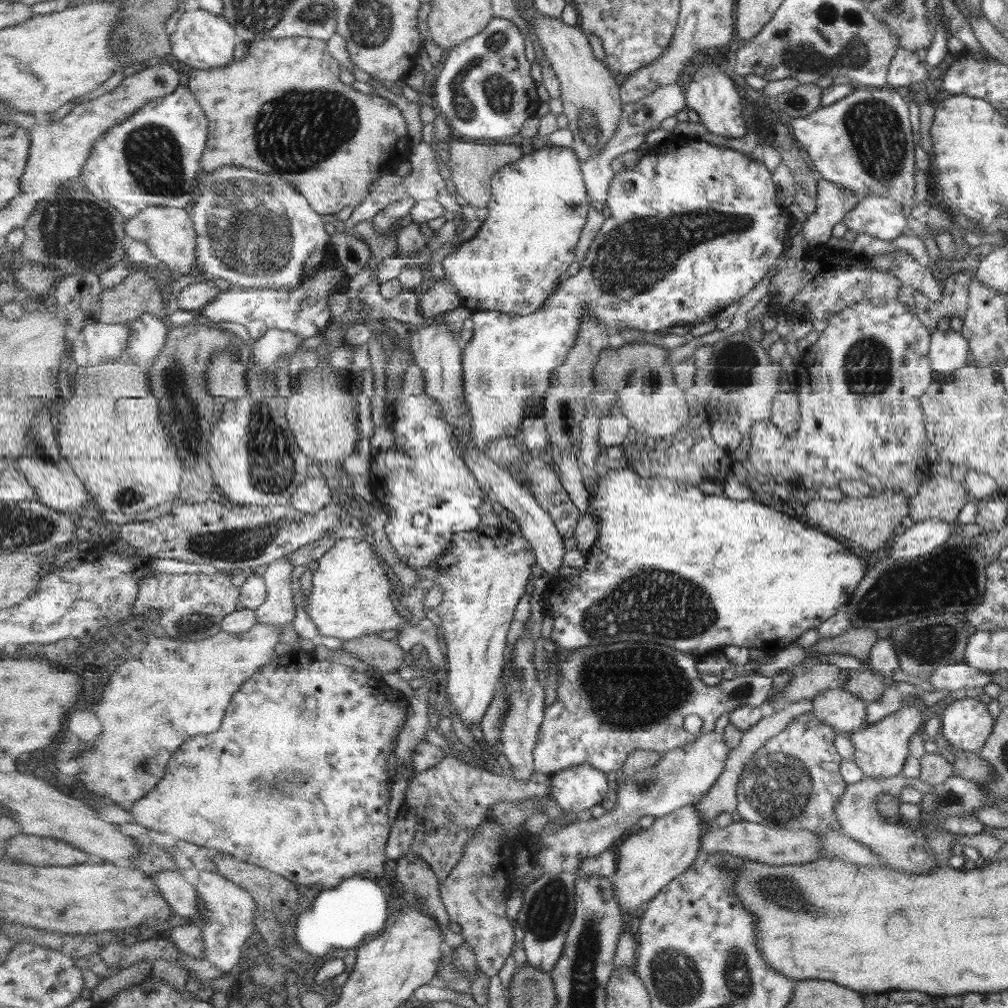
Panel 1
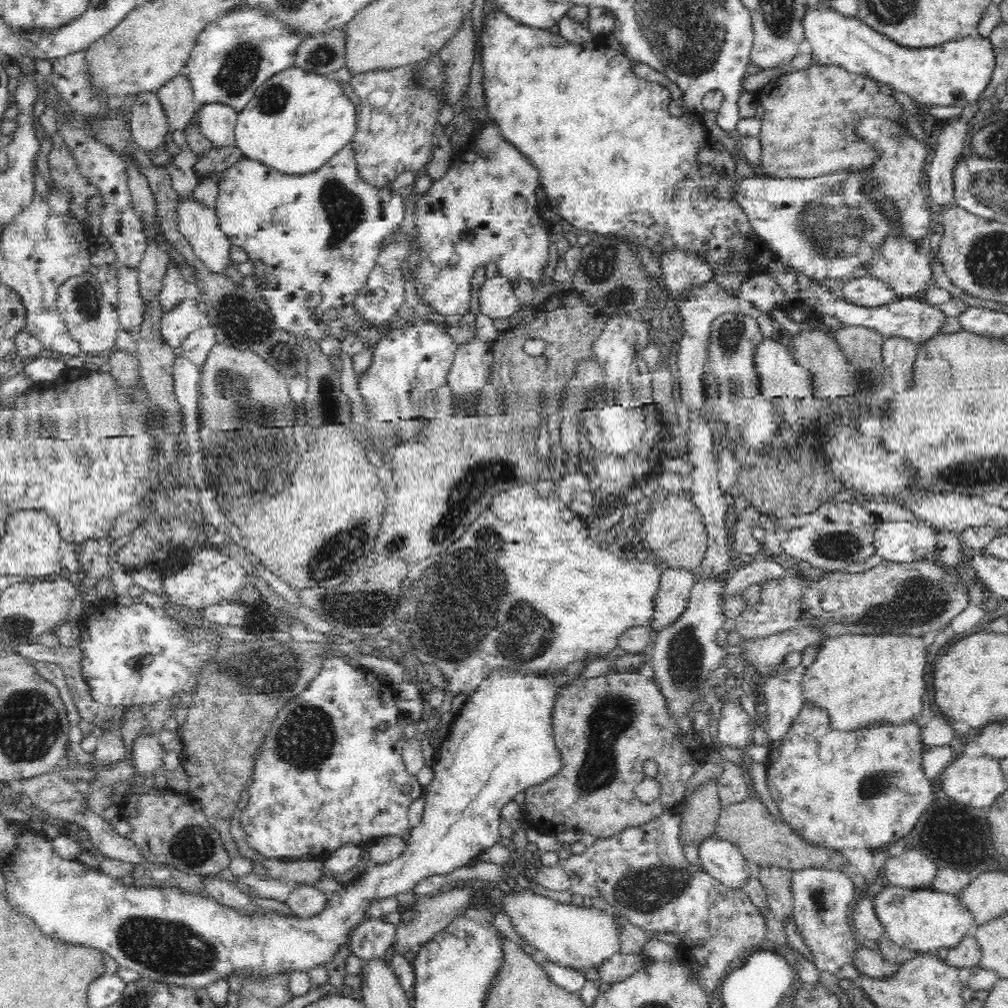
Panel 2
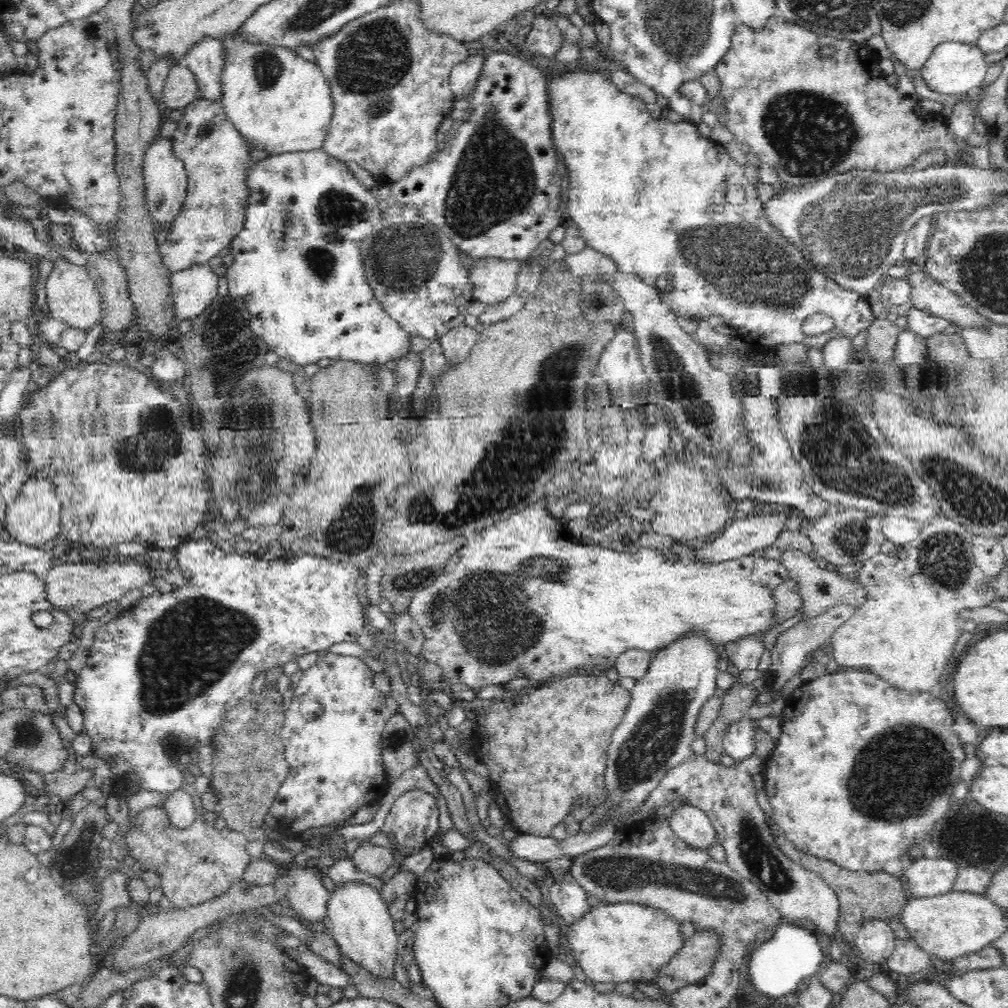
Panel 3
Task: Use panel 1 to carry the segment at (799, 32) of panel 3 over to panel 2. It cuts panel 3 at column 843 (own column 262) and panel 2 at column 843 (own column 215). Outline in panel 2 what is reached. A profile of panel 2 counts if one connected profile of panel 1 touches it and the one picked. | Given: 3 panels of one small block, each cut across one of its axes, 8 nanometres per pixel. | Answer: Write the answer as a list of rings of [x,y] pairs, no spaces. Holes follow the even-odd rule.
[[[811,64],[804,70],[784,74],[782,78],[774,78],[760,89],[760,92],[753,93],[755,102],[764,109],[764,118],[758,136],[761,144],[759,165],[764,168],[763,176],[808,179],[832,174],[838,170],[856,173],[868,168],[876,160],[876,151],[868,143],[860,141],[860,137],[856,137],[854,133],[856,124],[862,118],[875,115],[892,119],[903,126],[908,123],[903,106],[893,95],[881,94],[877,83],[870,77],[847,72],[838,65]]]

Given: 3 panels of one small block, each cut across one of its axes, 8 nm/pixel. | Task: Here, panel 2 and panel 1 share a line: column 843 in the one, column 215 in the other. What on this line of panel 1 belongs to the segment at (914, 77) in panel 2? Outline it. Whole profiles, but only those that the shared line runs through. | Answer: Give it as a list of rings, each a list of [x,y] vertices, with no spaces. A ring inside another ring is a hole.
[[[196,9],[185,11],[173,21],[171,43],[172,55],[184,63],[188,70],[215,70],[224,68],[233,62],[235,46],[239,43],[235,27],[224,15],[216,15],[211,11]]]

